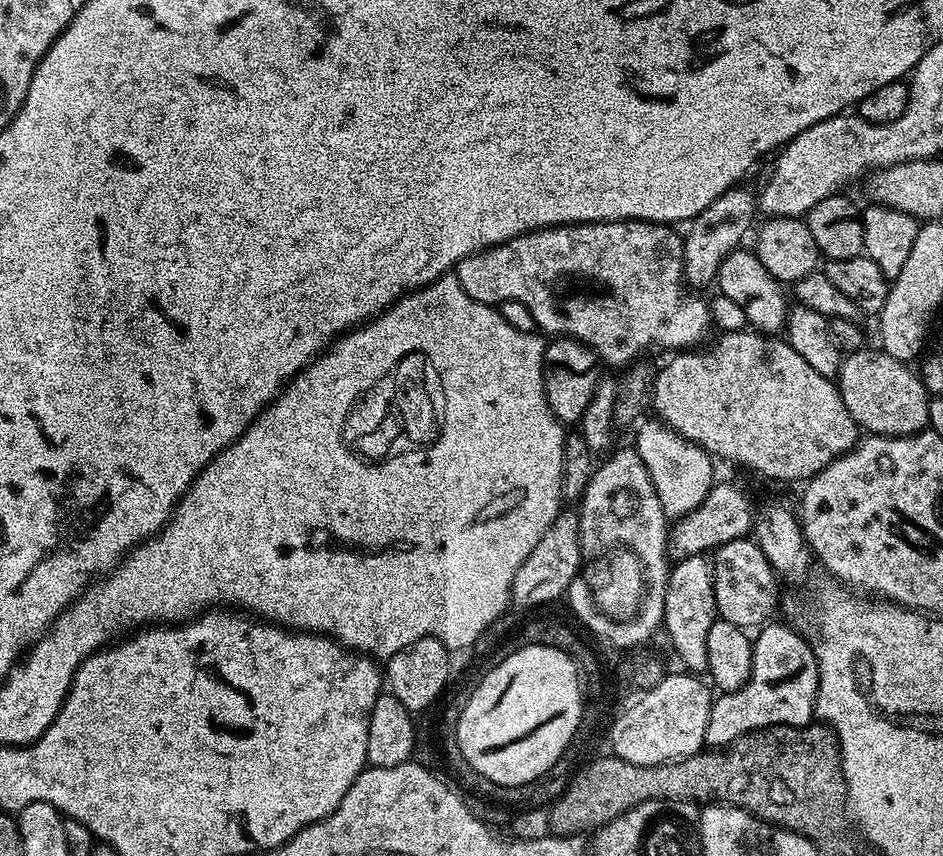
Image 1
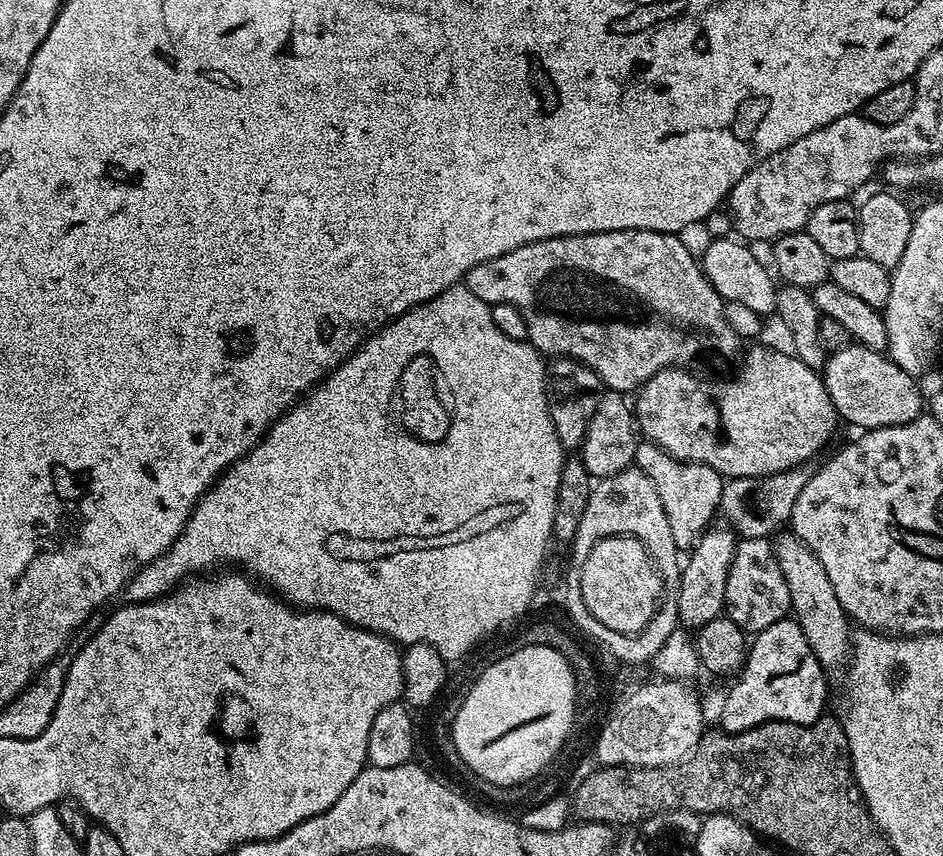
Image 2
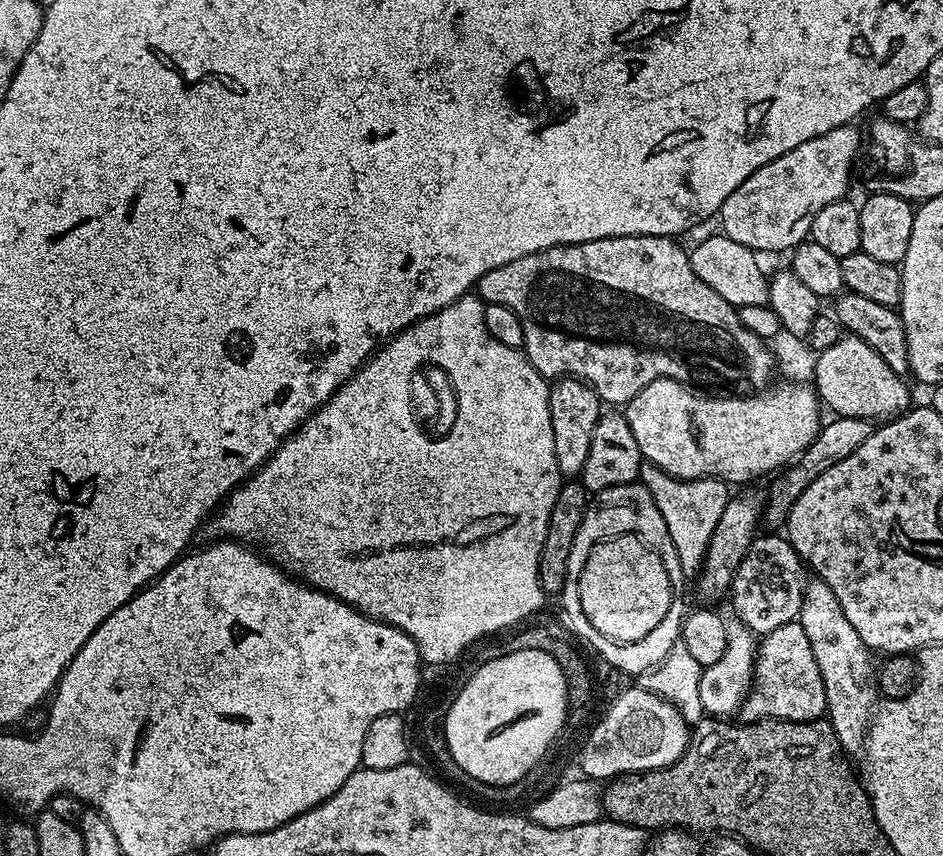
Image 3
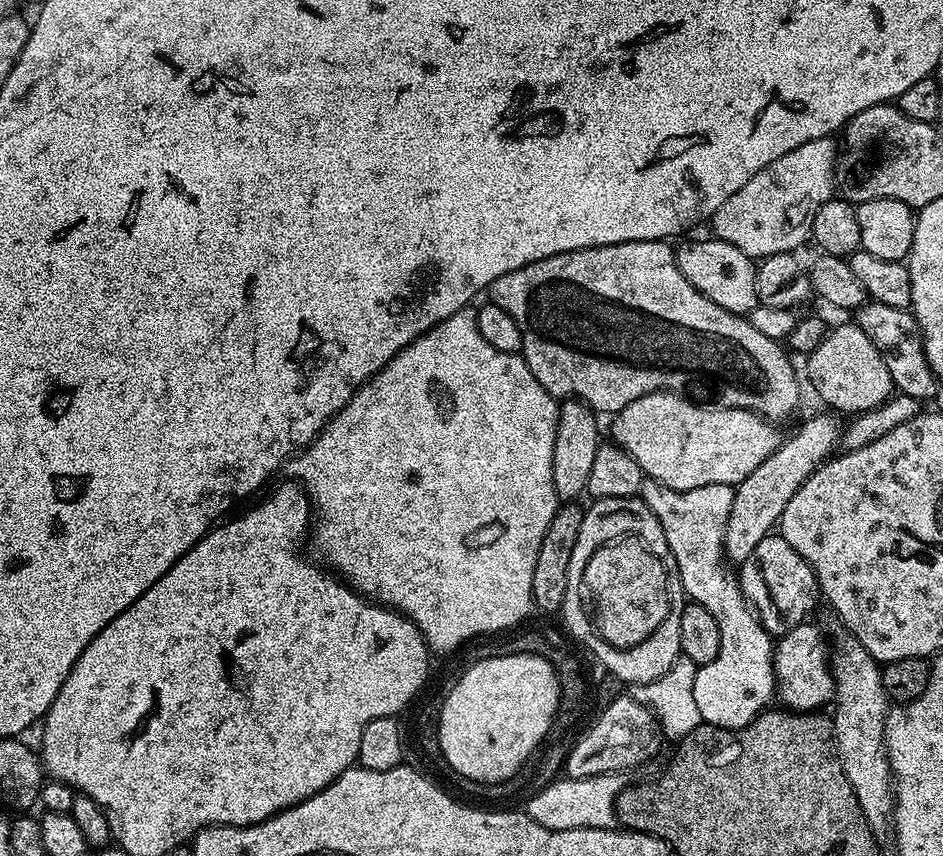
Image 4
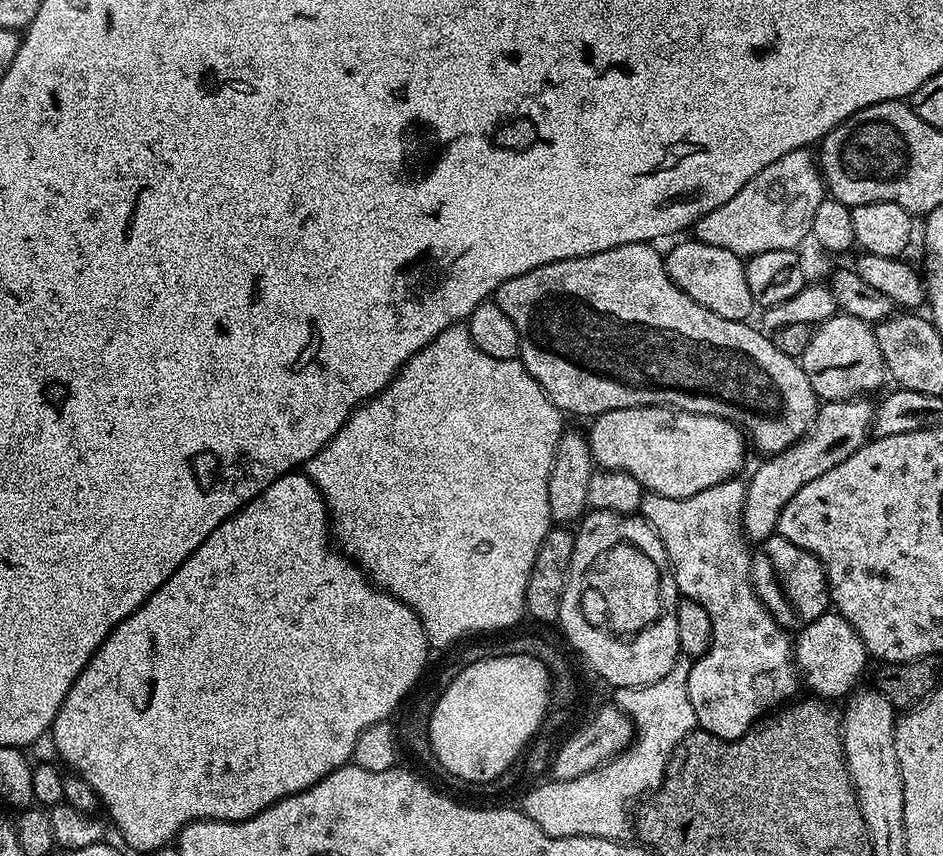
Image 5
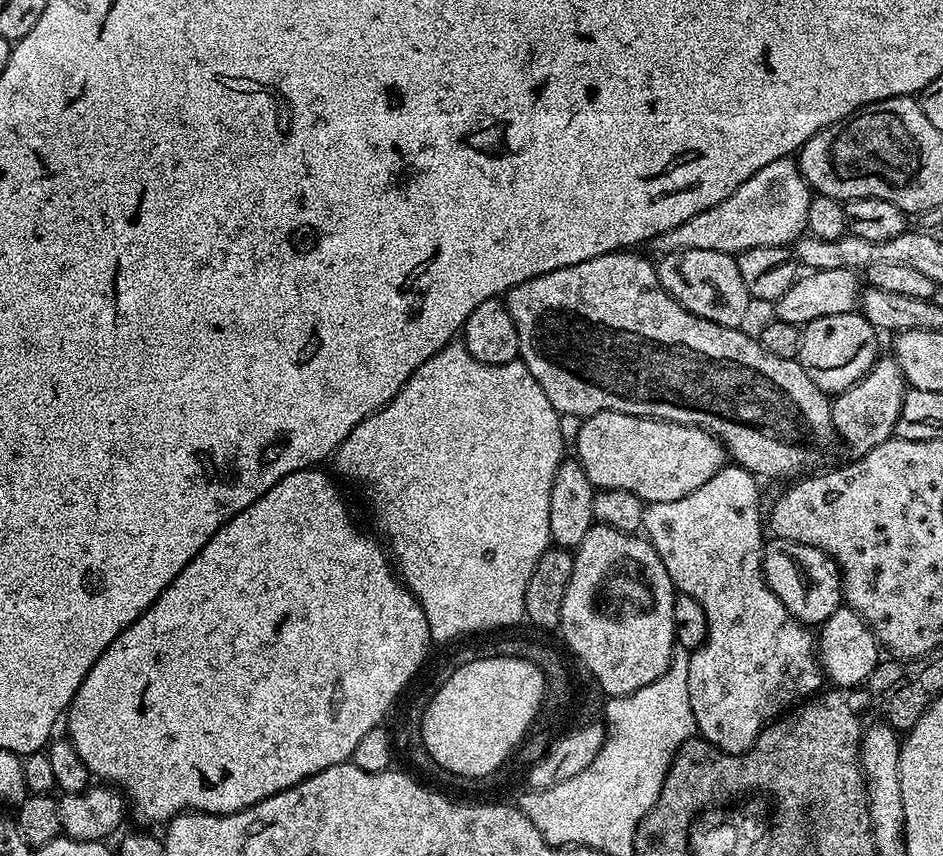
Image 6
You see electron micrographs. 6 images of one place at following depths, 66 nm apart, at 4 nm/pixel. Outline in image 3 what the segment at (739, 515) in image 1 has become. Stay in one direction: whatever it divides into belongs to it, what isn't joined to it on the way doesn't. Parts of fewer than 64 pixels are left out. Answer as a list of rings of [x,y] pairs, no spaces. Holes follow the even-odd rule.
[[[837,415],[829,424],[827,421],[814,438],[814,442],[810,442],[810,446],[805,450],[803,456],[787,465],[787,468],[775,477],[777,480],[772,484],[772,501],[769,504],[765,503],[762,508],[763,523],[765,525],[768,523],[772,527],[769,529],[772,530],[783,529],[788,523],[790,510],[794,506],[794,502],[798,502],[802,490],[806,490],[806,486],[810,486],[810,482],[814,482],[814,478],[826,474],[826,470],[830,470],[830,466],[842,462],[842,458],[850,458],[850,454],[854,454],[854,450],[858,450],[858,446],[862,446],[862,442],[866,442],[866,438],[870,438],[873,427],[873,421],[860,420],[858,417]]]

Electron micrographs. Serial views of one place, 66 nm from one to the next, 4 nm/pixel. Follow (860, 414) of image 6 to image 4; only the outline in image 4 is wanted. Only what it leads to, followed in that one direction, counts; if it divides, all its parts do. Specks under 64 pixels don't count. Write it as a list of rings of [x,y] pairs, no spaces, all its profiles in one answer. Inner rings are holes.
[[[812,416],[792,437],[781,439],[780,444],[750,474],[750,478],[735,485],[734,502],[730,506],[730,518],[726,522],[724,535],[724,554],[729,561],[742,562],[754,554],[754,546],[762,542],[762,538],[773,535],[779,525],[782,510],[786,510],[786,502],[794,498],[794,494],[814,474],[817,468],[837,451],[842,435],[842,424],[835,420],[837,417]]]

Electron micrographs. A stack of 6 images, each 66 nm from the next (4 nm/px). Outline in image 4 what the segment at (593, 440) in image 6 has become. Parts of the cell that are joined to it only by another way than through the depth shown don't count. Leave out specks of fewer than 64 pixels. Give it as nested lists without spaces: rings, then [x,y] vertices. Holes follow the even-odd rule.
[[[651,392],[642,398],[634,398],[630,406],[611,417],[611,443],[629,458],[638,462],[645,477],[656,480],[670,490],[698,490],[698,486],[715,484],[741,484],[780,444],[781,433],[774,432],[763,417],[745,408],[722,408],[707,402],[697,402],[678,392]]]

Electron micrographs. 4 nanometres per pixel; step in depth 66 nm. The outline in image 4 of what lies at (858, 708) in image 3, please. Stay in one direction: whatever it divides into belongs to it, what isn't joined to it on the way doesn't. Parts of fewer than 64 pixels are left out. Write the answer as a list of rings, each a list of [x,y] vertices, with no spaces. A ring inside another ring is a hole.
[[[850,634],[845,635],[845,640],[840,645],[833,647],[830,652],[830,667],[832,677],[836,683],[836,695],[834,697],[834,709],[836,713],[831,713],[832,734],[836,738],[836,754],[840,757],[840,765],[846,774],[846,778],[850,782],[850,786],[854,790],[854,794],[858,798],[858,806],[862,806],[862,814],[866,818],[866,822],[870,826],[873,836],[883,838],[884,835],[889,835],[890,829],[894,824],[894,777],[892,774],[892,766],[888,763],[888,751],[884,749],[884,720],[888,717],[890,711],[890,703],[888,704],[888,692],[884,689],[884,680],[886,681],[885,673],[882,671],[881,665],[874,659],[866,650],[866,646],[862,646],[862,642],[858,642]]]

